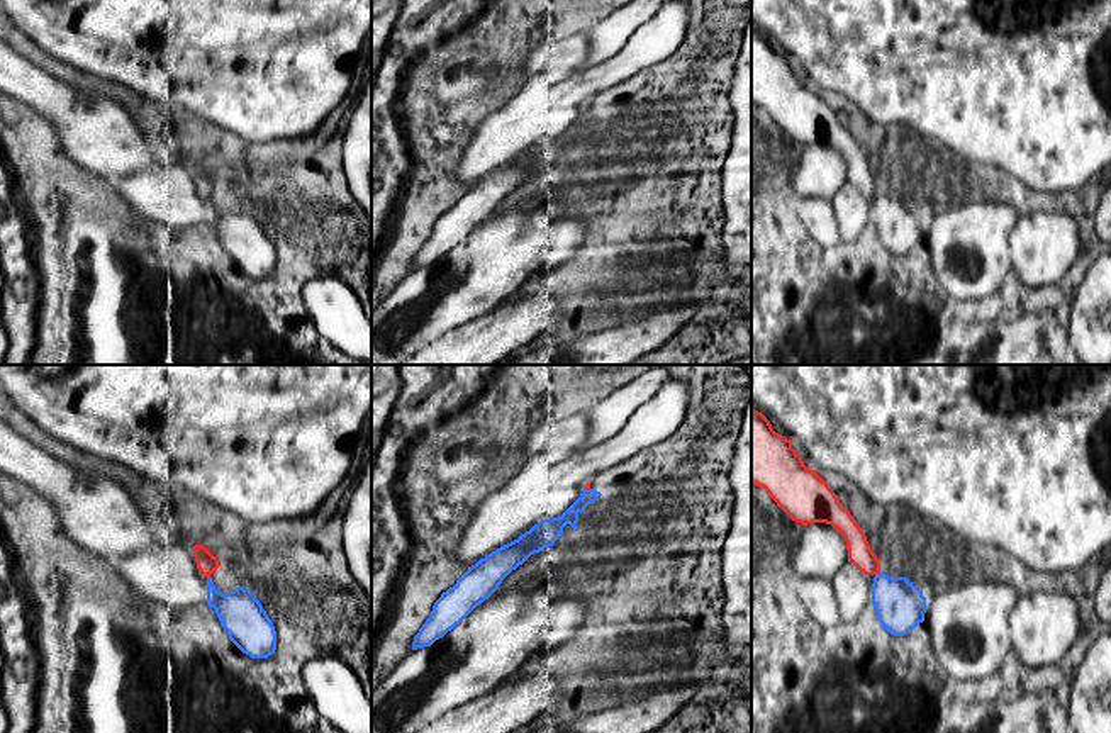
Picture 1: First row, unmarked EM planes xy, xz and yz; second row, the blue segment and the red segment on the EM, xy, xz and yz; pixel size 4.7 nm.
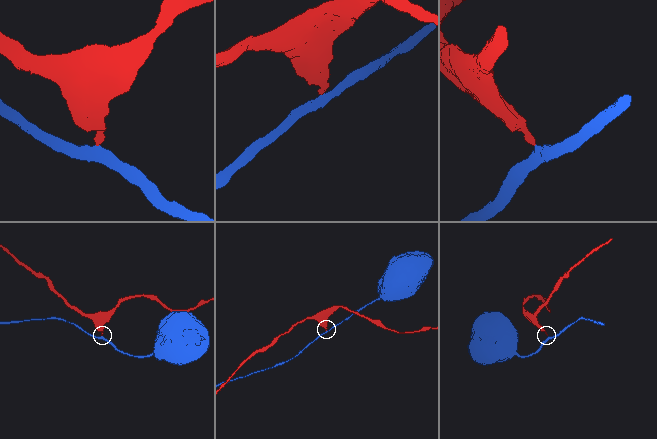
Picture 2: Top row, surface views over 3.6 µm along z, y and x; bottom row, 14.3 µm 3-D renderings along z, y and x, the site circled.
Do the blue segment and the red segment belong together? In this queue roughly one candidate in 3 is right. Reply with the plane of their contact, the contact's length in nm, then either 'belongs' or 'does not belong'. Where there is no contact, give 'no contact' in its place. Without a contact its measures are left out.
contact in yz; length 40 nm; does not belong

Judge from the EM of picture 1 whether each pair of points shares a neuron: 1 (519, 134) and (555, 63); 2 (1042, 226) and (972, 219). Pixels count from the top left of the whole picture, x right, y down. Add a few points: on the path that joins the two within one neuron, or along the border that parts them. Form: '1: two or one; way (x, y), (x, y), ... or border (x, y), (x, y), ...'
1: two; border (580, 68), (562, 78), (528, 77)
2: two; border (1021, 214), (1010, 236), (1011, 262)

